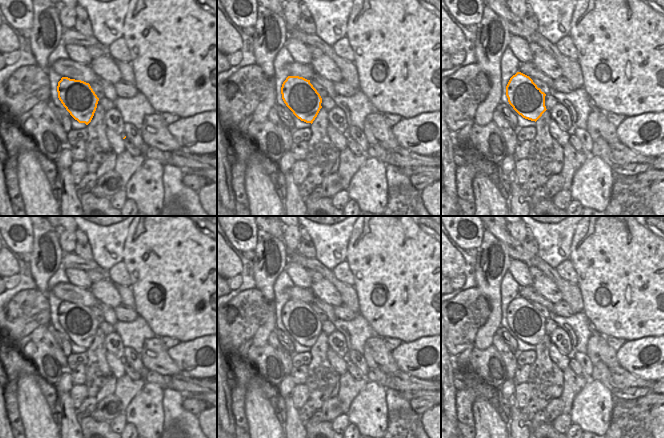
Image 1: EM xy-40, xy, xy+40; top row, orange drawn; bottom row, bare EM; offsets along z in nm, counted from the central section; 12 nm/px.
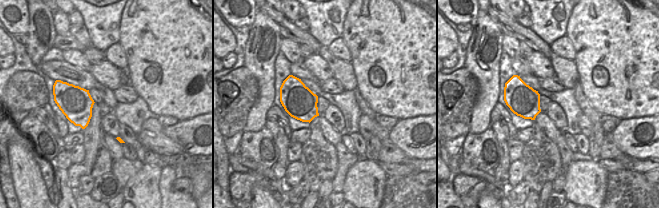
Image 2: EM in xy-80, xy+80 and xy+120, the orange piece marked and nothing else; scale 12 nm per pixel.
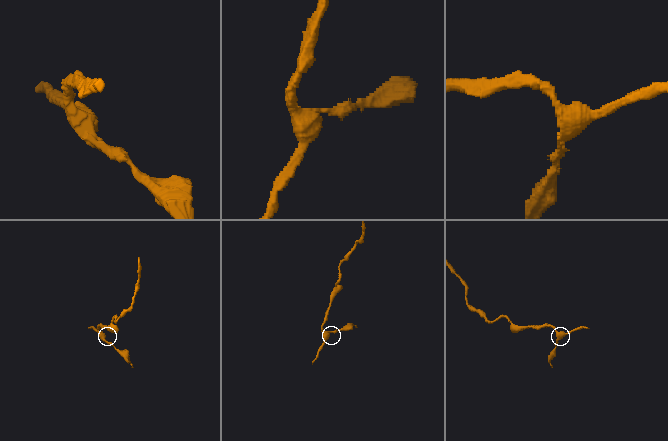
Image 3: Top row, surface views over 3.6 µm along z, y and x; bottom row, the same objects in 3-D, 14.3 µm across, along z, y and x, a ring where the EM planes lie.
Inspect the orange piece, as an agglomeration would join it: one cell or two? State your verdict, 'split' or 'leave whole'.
leave whole

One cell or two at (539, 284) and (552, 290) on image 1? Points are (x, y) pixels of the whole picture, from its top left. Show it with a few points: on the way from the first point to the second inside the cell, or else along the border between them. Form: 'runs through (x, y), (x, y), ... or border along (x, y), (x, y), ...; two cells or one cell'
runs through (542, 285), (549, 290); one cell

